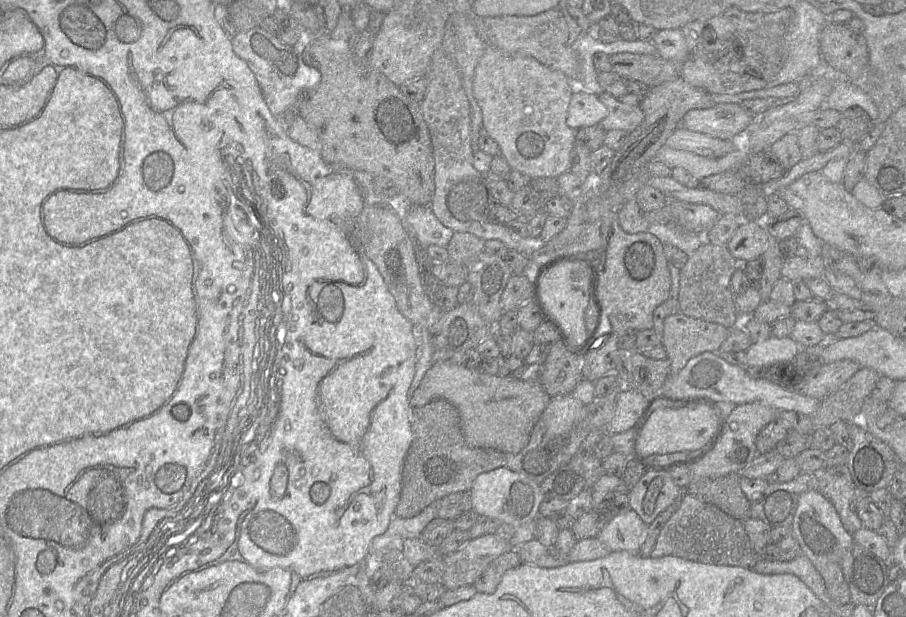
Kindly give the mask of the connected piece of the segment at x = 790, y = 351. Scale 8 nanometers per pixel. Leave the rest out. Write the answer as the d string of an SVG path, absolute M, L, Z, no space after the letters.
M791 337L768 339L752 343L746 350L746 366L770 366L795 356L802 347Z

